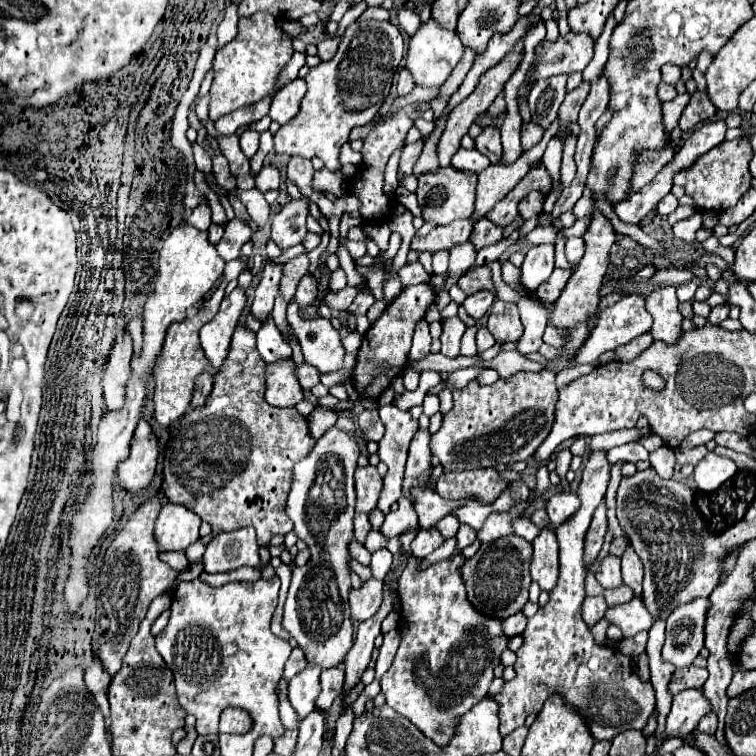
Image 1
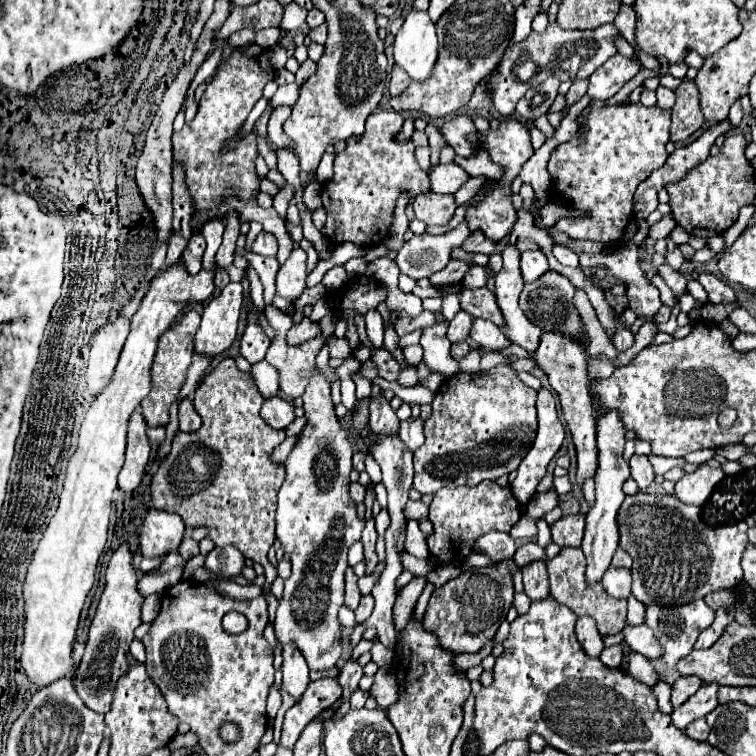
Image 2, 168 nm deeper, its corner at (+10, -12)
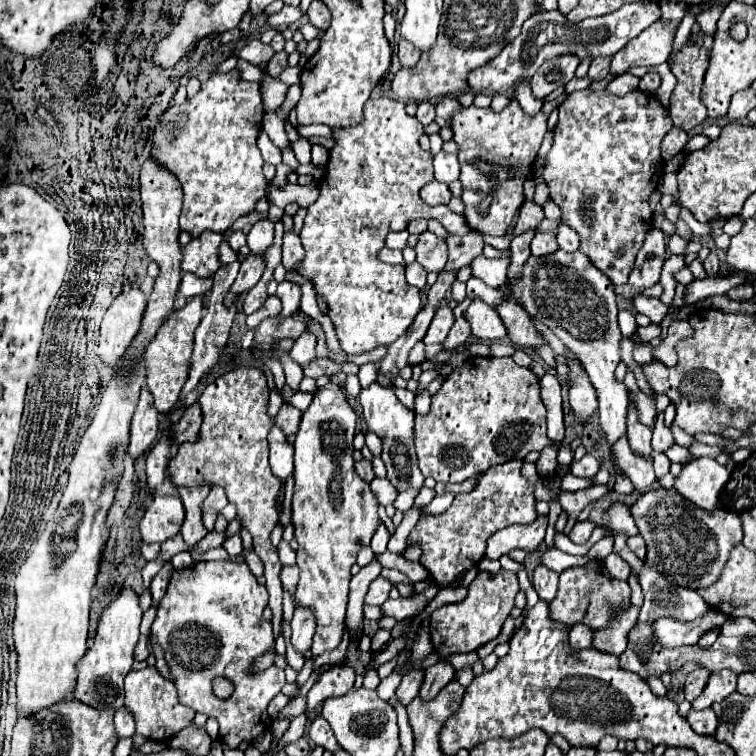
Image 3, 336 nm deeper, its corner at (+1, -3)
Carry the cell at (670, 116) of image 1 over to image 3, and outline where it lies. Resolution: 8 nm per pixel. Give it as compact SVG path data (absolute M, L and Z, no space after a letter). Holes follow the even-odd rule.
M636 89L624 97L610 95L606 91L574 91L570 93L560 109L558 129L554 133L554 145L546 157L536 159L538 171L550 189L552 201L562 209L562 219L580 235L580 251L614 283L628 283L630 267L638 249L642 247L644 235L652 227L652 209L648 205L650 193L658 187L664 175L662 167L662 139L672 129L664 105L644 91Z

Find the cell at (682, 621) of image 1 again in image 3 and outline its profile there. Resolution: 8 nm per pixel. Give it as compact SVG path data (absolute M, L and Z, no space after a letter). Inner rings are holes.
M644 565L640 571L640 585L644 593L644 605L638 623L642 623L642 619L660 617L672 617L682 623L690 623L698 619L698 615L706 615L706 611L710 611L710 605L696 591L672 585L648 565Z

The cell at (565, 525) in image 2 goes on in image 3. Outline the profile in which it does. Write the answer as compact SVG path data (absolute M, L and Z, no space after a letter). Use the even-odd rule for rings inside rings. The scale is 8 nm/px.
M586 519L586 521L576 521L576 525L570 529L568 537L572 539L572 543L582 545L582 543L586 543L586 541L590 539L594 527L596 527L596 525L594 525L590 519Z

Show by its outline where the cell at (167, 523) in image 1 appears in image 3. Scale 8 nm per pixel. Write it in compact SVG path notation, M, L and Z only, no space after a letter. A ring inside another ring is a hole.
M156 495L140 521L140 533L146 543L164 543L180 533L186 519L182 501L174 495Z

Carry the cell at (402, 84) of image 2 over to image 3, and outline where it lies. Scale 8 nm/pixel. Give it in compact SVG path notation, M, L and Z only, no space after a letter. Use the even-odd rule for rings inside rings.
M400 39L398 43L398 59L402 67L416 67L418 59L420 59L420 51L412 47L412 43L408 43L406 39Z

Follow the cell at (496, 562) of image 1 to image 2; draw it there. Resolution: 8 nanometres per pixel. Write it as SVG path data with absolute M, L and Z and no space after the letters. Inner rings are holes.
M499 562L495 568L473 568L449 580L443 588L437 588L429 600L423 626L427 632L439 638L443 650L461 654L461 652L479 652L489 644L505 620L507 610L513 604L513 582L509 570L515 562Z

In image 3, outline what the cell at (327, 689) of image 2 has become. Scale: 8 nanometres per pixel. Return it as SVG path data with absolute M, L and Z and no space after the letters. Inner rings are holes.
M334 665L320 675L308 691L308 711L314 711L330 697L342 697L354 687L354 669L348 665Z

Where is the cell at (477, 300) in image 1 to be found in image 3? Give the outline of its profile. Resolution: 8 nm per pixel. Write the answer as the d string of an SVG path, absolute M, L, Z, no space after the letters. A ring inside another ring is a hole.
M458 317L454 327L450 329L446 341L444 341L444 349L456 349L458 345L466 343L470 337L470 323L466 323L464 317Z

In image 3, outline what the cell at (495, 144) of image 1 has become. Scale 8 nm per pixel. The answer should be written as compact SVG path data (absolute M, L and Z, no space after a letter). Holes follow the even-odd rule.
M446 97L446 99L440 99L436 103L436 123L440 127L450 127L450 115L458 113L462 109L460 101L454 99L454 97Z

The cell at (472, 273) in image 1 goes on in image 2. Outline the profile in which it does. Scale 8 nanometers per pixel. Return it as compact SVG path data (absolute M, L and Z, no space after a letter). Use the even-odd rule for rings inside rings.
M485 286L477 288L477 290L461 290L459 302L461 302L461 308L465 312L469 312L473 318L491 320L499 328L505 326L503 312L501 312L501 308L495 302L495 294L489 292Z

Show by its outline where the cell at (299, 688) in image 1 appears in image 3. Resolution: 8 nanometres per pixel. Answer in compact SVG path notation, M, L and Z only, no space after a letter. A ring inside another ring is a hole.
M296 607L290 625L292 625L290 643L294 645L294 649L300 655L304 655L312 647L312 637L314 637L314 627L316 627L316 619L314 619L312 609Z

